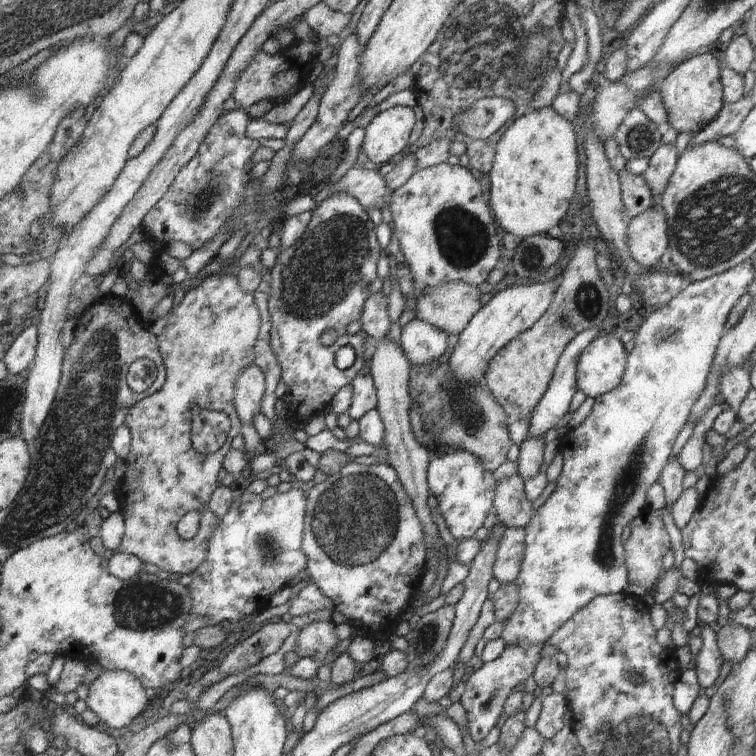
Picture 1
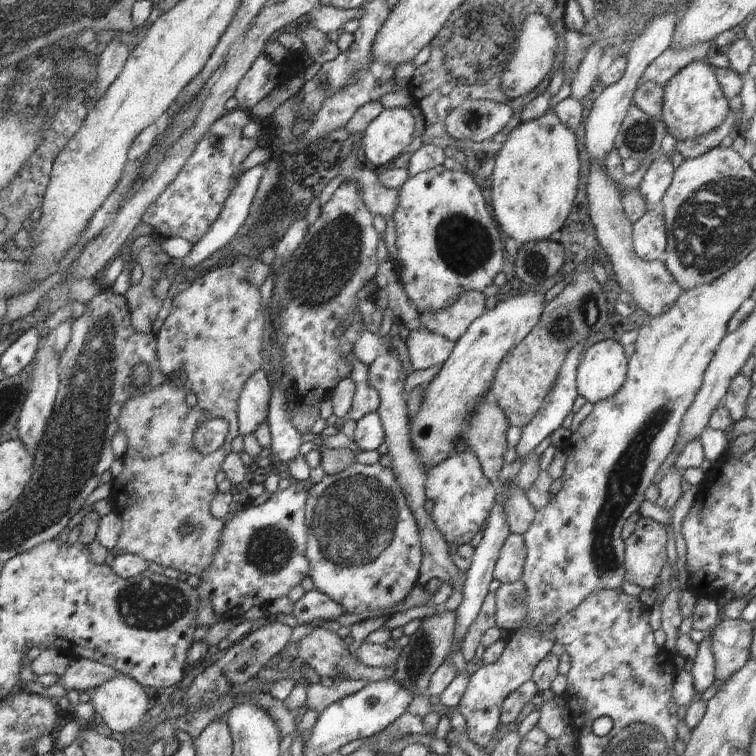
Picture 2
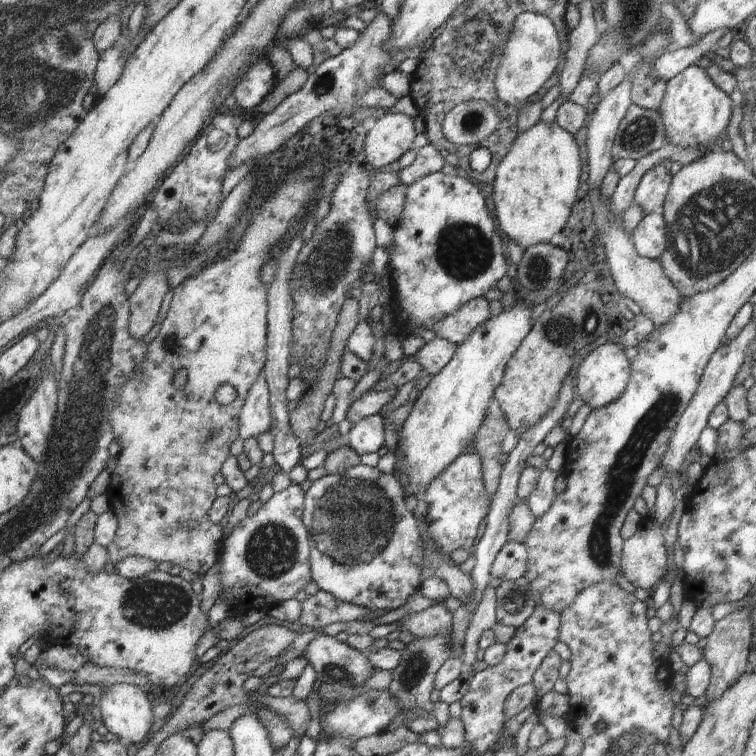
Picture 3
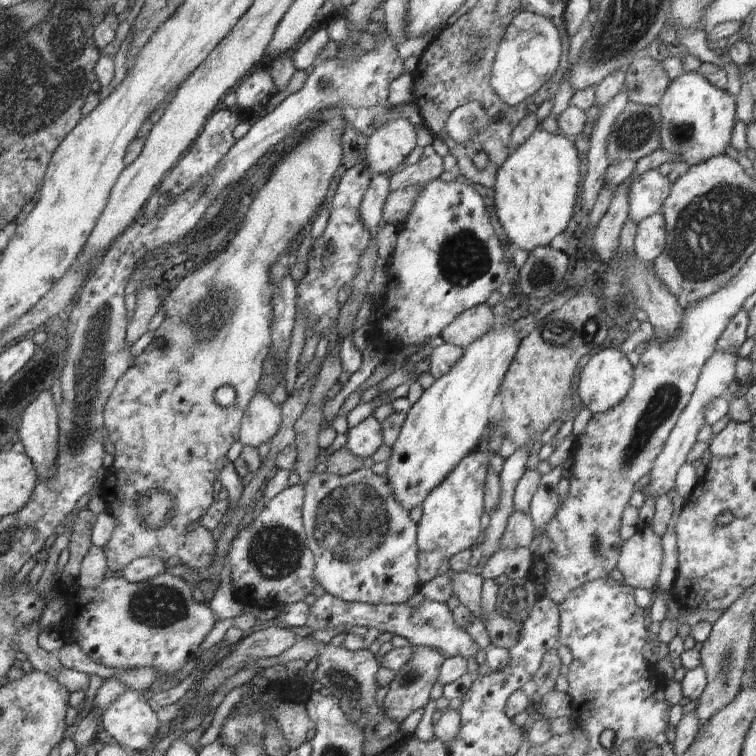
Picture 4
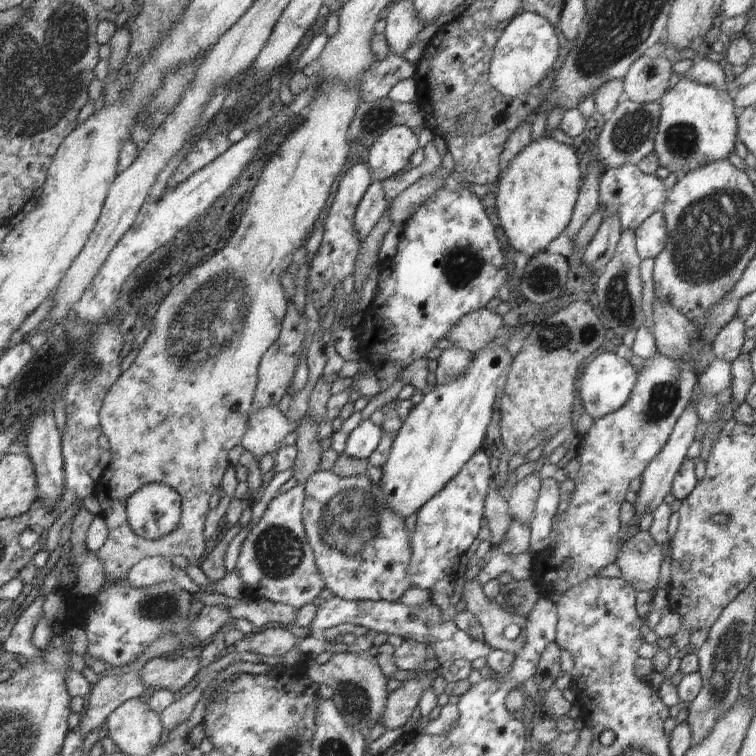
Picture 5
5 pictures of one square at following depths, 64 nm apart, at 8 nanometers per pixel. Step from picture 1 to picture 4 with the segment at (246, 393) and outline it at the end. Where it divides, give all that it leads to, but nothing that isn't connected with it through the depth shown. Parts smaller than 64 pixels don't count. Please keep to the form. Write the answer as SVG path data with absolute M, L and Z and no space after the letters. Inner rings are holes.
M256 389L256 394L252 396L242 418L239 441L244 447L250 446L250 448L260 448L260 444L270 444L281 423L281 407L276 406L262 390Z

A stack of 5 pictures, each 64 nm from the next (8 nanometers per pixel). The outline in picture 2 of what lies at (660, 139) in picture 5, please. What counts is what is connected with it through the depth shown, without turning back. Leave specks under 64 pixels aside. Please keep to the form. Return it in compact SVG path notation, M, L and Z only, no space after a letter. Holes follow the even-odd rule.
M692 62L682 68L672 80L663 86L663 102L661 120L667 133L677 141L694 140L716 130L728 116L730 106L728 98L718 80L714 67L706 62Z

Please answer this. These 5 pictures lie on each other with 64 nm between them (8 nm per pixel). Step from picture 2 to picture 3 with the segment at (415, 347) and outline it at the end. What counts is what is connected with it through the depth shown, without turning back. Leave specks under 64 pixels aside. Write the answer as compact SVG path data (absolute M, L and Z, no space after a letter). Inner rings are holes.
M437 337L432 342L424 342L422 348L413 356L416 358L417 364L422 366L423 373L436 376L436 374L440 374L444 370L444 366L448 362L452 362L456 350L458 350L456 344Z

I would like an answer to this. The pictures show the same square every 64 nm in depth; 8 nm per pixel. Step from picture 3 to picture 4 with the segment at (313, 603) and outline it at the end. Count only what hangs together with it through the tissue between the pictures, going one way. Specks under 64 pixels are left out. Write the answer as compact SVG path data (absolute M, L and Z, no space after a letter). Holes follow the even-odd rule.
M324 593L323 596L317 598L316 602L310 606L308 610L308 622L306 626L310 626L312 630L318 632L318 630L327 630L334 627L340 627L342 625L354 624L354 626L364 626L366 628L376 628L383 633L388 632L396 636L404 636L412 645L428 646L428 648L434 648L438 652L444 654L444 658L460 657L470 660L470 658L476 658L479 652L486 652L482 650L476 642L470 638L470 635L459 625L454 622L452 617L452 611L448 608L446 603L439 603L436 601L425 599L420 606L410 606L409 604L366 604L360 602L348 602L341 598L332 596L332 594Z

